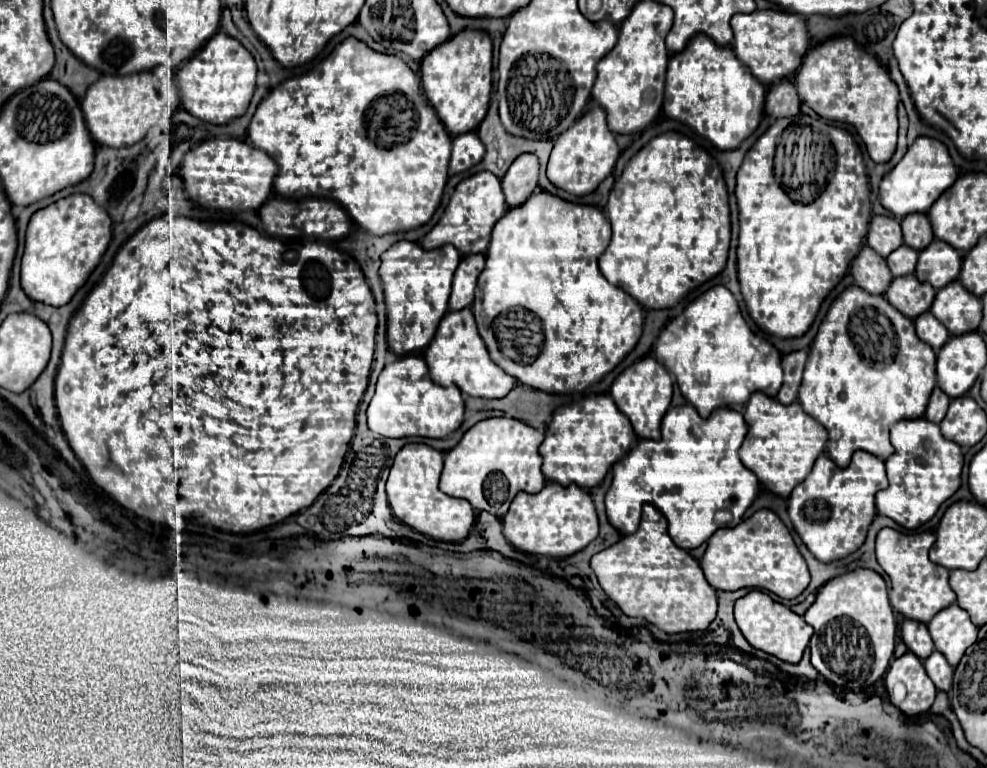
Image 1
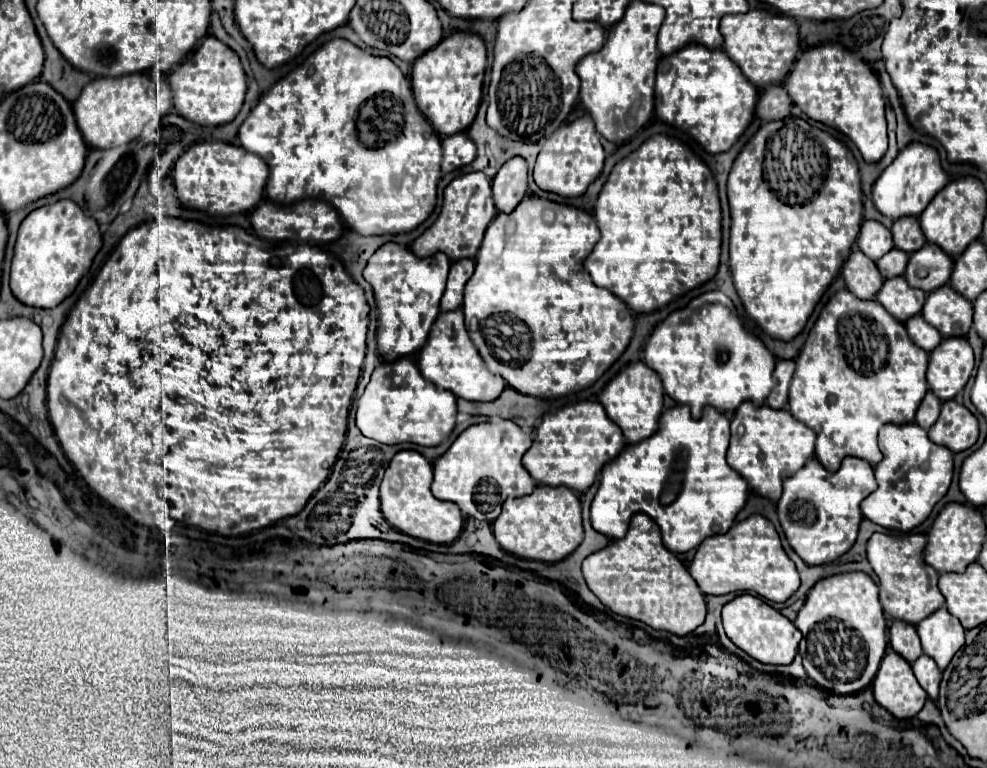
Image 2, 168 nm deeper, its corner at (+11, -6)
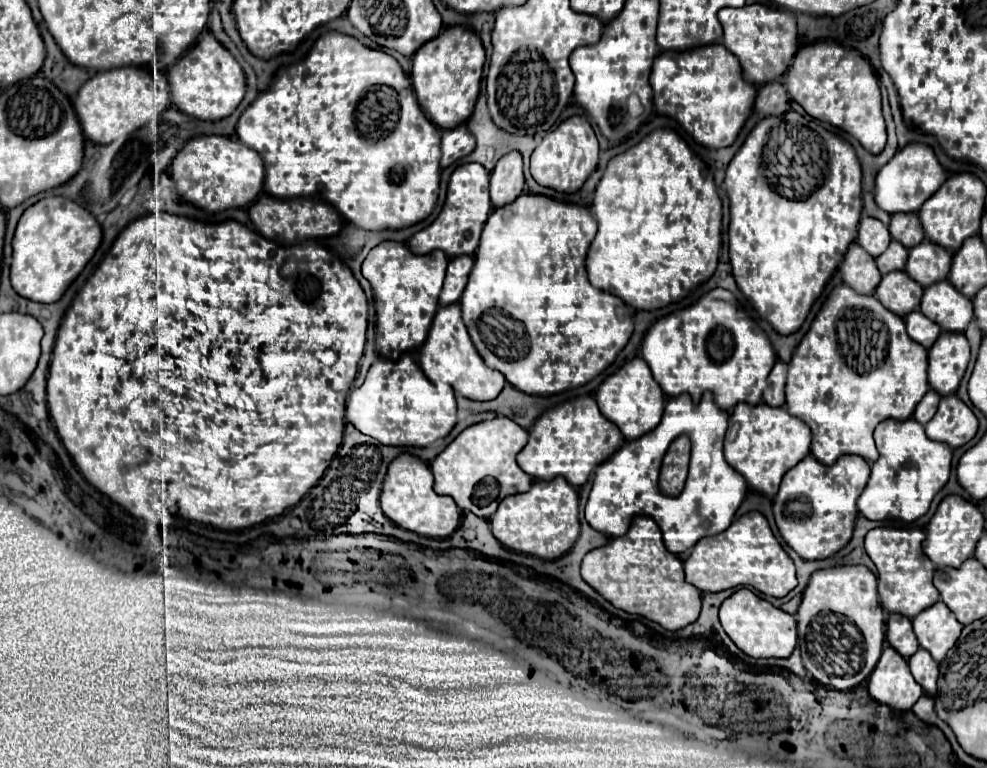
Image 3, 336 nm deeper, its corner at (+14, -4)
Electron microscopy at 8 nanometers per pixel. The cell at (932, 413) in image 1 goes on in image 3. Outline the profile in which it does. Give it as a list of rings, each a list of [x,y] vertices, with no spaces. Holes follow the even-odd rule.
[[[929,390],[929,392],[923,396],[923,400],[917,404],[913,418],[915,418],[917,422],[921,422],[921,424],[927,424],[927,422],[935,416],[937,406],[939,406],[939,400],[941,400],[941,396],[939,396],[935,390]]]

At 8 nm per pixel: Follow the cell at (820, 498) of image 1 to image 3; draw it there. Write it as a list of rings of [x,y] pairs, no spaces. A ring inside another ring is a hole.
[[[811,454],[791,468],[773,502],[775,524],[783,540],[803,558],[821,560],[839,552],[853,534],[857,498],[869,480],[871,468],[861,456],[841,456],[833,466],[817,462]]]

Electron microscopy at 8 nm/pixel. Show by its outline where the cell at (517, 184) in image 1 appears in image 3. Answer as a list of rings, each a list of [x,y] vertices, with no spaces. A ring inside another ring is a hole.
[[[519,152],[499,158],[491,170],[491,202],[495,208],[511,204],[523,192],[523,160]]]

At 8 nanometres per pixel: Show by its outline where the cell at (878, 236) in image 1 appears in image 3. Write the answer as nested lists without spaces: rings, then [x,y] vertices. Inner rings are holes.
[[[863,216],[859,222],[859,236],[857,236],[857,244],[861,244],[871,256],[879,256],[887,250],[887,246],[891,244],[891,234],[887,230],[887,226],[883,226],[877,218],[869,218]]]

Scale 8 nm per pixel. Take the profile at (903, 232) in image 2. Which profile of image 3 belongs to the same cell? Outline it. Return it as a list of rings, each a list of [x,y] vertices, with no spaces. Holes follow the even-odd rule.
[[[915,212],[913,214],[893,214],[889,232],[891,232],[893,240],[901,242],[905,248],[913,248],[925,238],[923,226]]]

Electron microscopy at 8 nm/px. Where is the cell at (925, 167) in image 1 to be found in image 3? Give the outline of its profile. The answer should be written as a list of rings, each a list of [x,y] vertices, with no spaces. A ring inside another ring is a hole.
[[[907,144],[899,150],[877,174],[875,180],[875,202],[881,210],[889,214],[897,212],[919,212],[923,202],[931,198],[939,186],[945,182],[947,172],[937,162],[933,150],[925,144]]]

